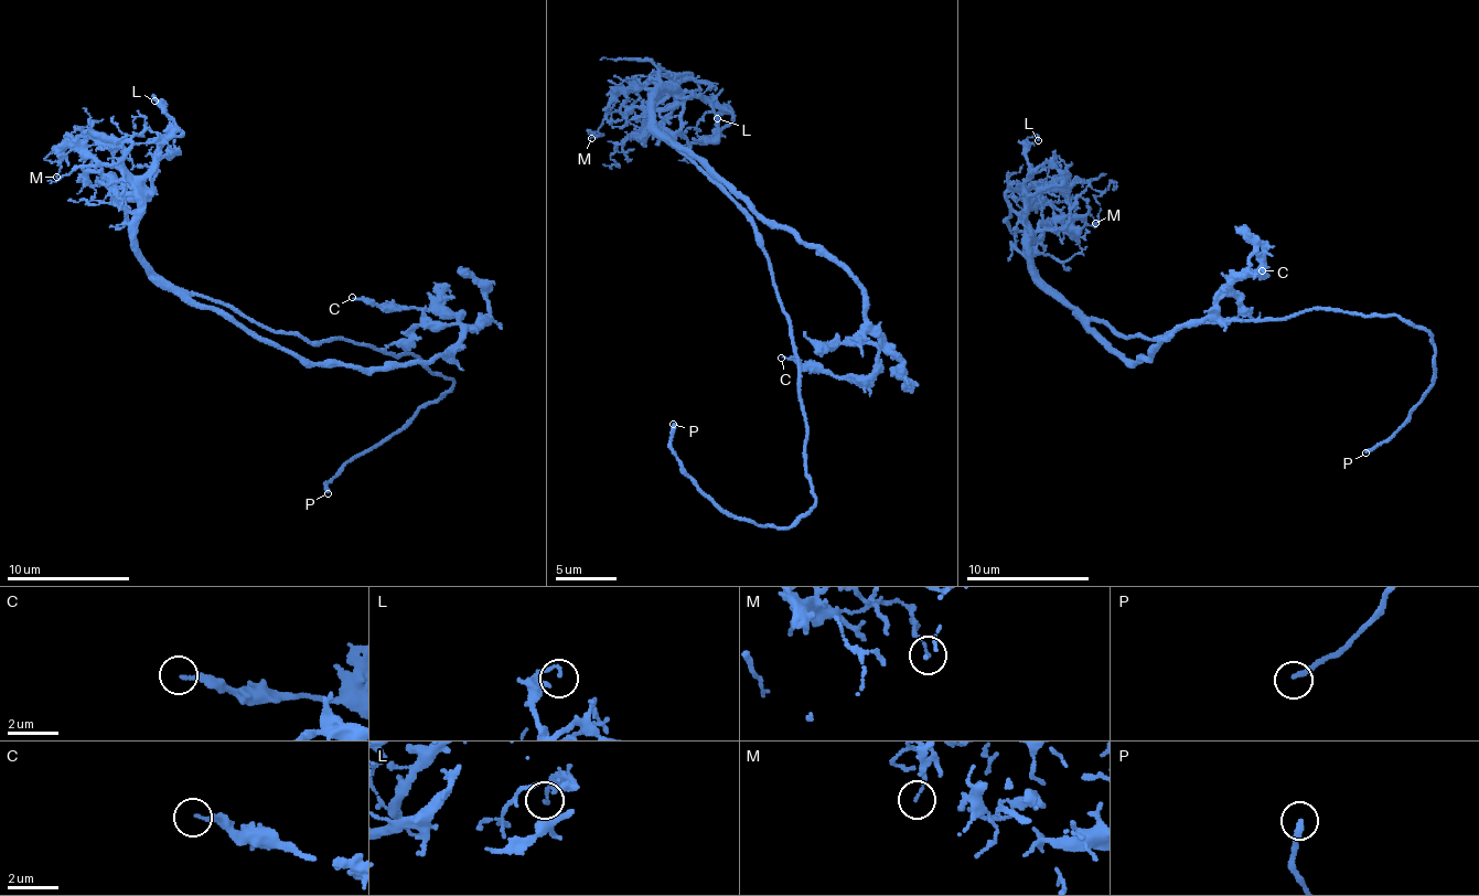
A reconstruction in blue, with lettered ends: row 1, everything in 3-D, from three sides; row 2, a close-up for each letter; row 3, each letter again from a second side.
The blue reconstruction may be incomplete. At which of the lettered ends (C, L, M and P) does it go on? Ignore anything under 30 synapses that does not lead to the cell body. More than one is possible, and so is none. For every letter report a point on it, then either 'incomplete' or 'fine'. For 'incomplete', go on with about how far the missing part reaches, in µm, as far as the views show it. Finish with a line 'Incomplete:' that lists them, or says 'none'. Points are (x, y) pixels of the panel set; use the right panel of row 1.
C: at (1262, 270); fine
L: at (1038, 140); fine
M: at (1095, 223); fine
P: at (1365, 452); incomplete; about 15 µm are missing
Incomplete: P

